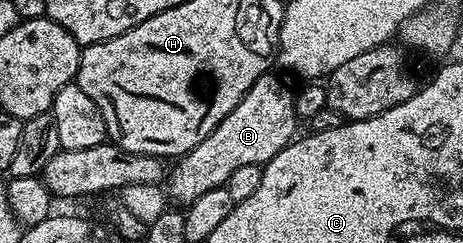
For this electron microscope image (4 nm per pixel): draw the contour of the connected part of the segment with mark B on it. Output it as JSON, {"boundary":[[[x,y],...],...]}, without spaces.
{"boundary":[[[273,75],[260,76],[251,90],[247,90],[239,106],[235,106],[235,110],[231,110],[231,114],[227,114],[227,118],[223,118],[223,122],[219,122],[215,130],[203,138],[203,142],[199,142],[199,146],[180,157],[174,163],[177,164],[174,168],[172,165],[167,185],[170,198],[177,203],[174,205],[188,206],[195,202],[195,198],[207,194],[207,190],[225,187],[227,178],[231,178],[231,173],[239,170],[239,166],[264,166],[271,158],[275,158],[275,154],[279,154],[279,150],[293,143],[299,127],[293,105],[294,93],[291,90],[289,92],[288,86]]]}

